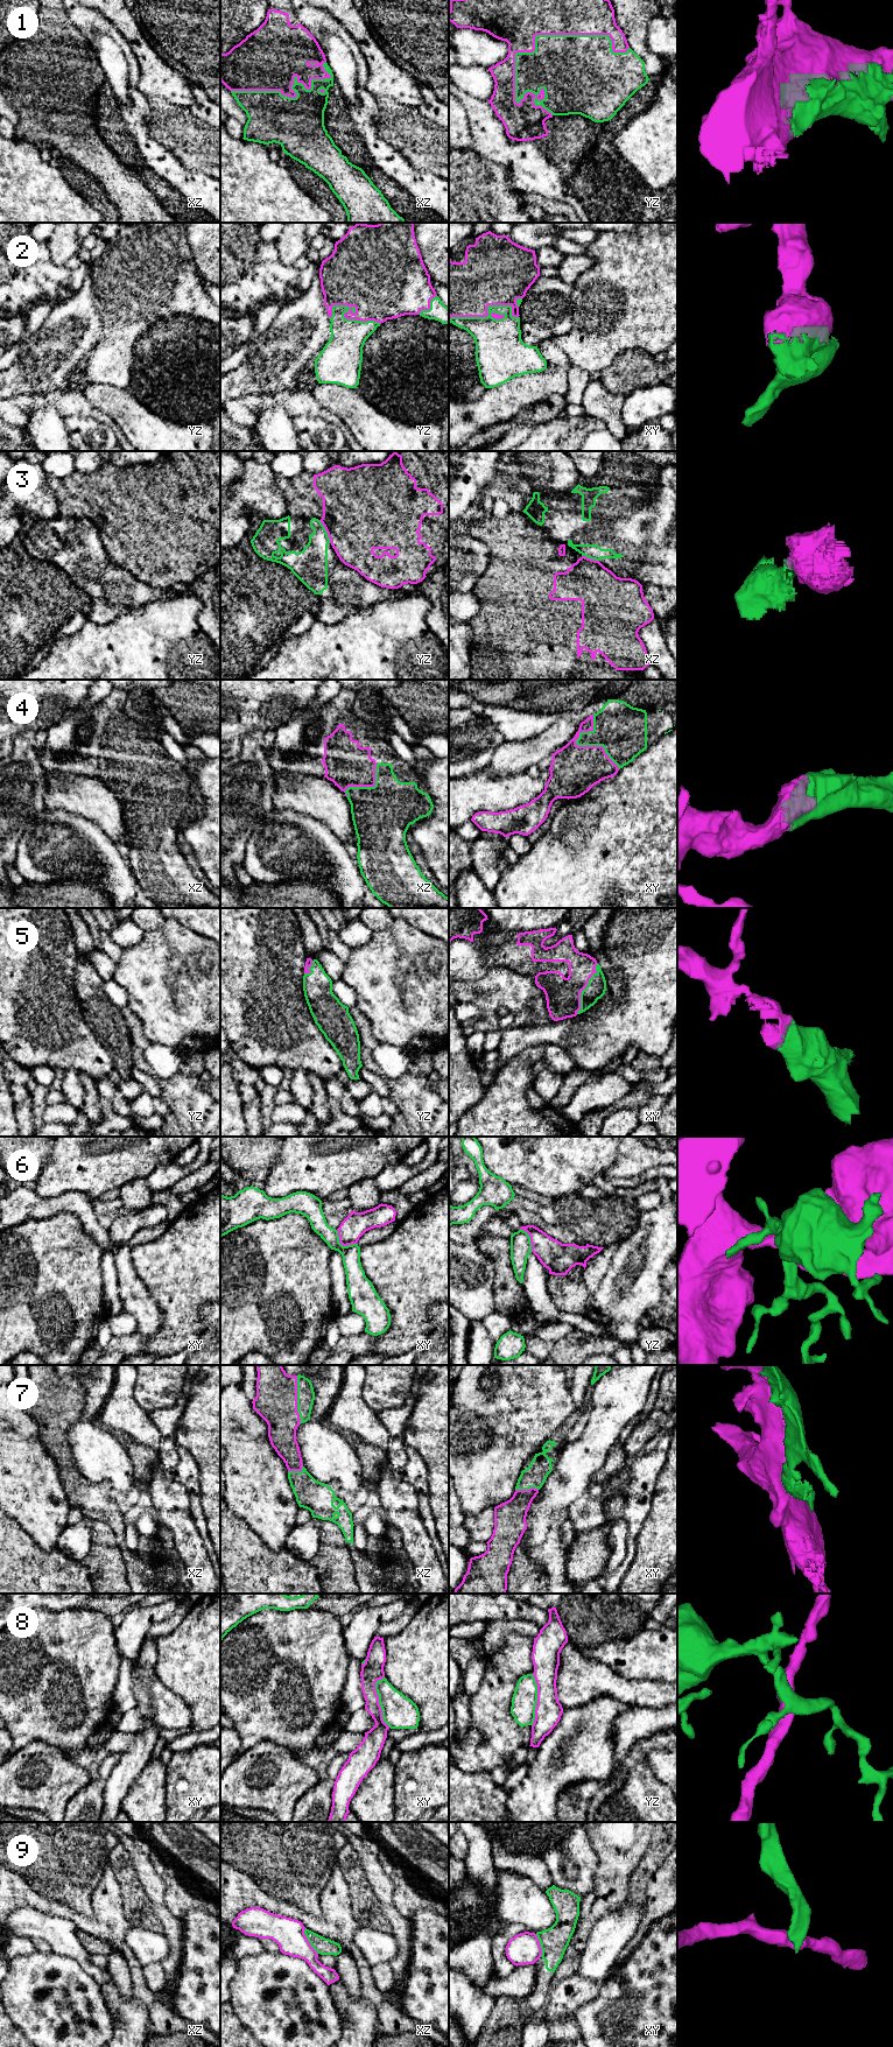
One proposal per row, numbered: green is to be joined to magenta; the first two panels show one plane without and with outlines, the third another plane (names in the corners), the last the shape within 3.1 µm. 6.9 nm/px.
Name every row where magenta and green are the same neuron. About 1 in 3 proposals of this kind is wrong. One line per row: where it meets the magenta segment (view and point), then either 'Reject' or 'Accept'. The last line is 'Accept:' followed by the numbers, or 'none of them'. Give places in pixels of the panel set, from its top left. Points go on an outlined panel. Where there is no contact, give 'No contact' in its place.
1: Touches magenta at yz (548, 34). Accept
2: Touches magenta at xy (486, 311). Accept
3: Touches magenta at yz (327, 532). Reject
4: Touches magenta at xy (582, 746). Accept
5: Touches magenta at xy (584, 987). Accept
6: Touches magenta at xy (342, 1244). Reject
7: Touches magenta at xz (296, 1400). Accept
8: Touches magenta at xy (378, 1701). Reject
9: Touches magenta at xz (308, 1941). Reject
Accept: 1, 2, 4, 5, 7

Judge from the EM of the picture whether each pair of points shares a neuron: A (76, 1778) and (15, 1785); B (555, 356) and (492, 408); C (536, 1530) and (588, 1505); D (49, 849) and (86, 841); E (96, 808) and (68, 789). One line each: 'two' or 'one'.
A: one
B: one
C: two
D: one
E: one

